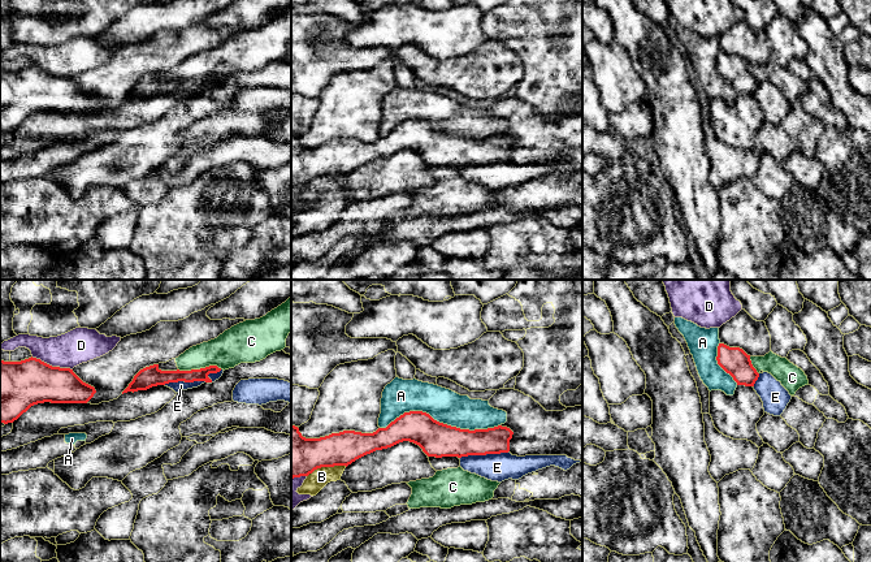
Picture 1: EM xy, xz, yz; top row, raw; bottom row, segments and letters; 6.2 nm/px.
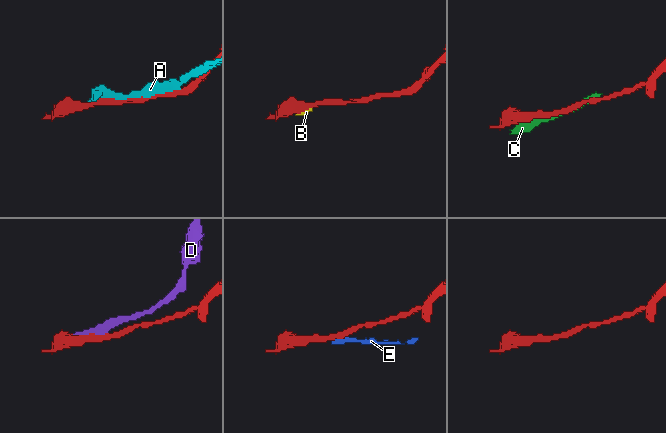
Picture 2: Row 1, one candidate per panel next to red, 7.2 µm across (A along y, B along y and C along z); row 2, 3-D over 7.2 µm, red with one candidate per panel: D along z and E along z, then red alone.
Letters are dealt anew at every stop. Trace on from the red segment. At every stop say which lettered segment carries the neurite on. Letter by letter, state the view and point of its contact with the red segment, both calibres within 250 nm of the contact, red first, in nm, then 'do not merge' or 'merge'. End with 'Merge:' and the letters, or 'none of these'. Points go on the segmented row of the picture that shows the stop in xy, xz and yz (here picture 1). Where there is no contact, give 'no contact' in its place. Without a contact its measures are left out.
A: xz (440, 423) | 220/200 nm | do not merge
B: xz (326, 466) | 280/120 nm | do not merge
C: xy (200, 368) | 90/220 nm | do not merge
D: xy (51, 366) | 300/220 nm | do not merge
E: xz (484, 454) | 190/180 nm | do not merge
Merge: none of these

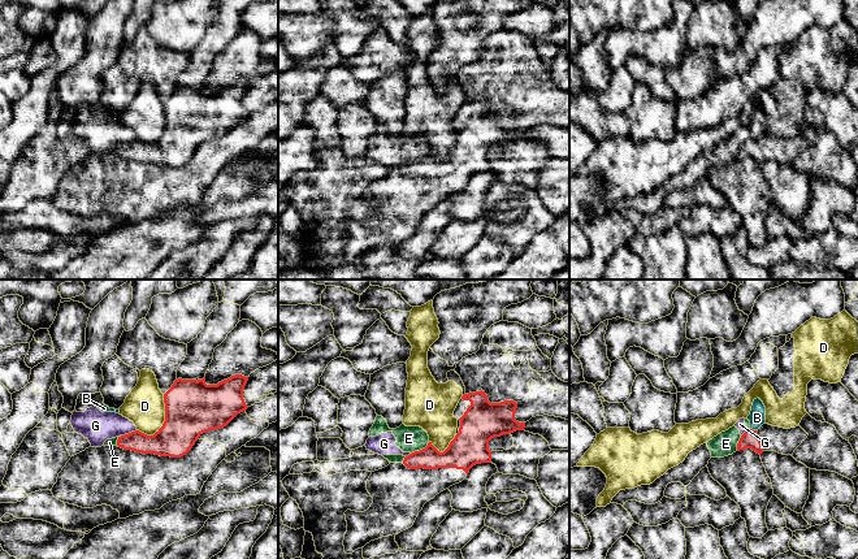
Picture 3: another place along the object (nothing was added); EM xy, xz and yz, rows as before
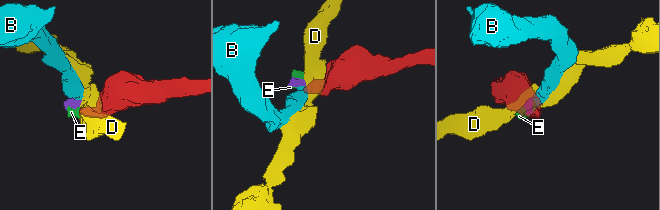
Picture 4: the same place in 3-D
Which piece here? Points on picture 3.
B: yz (752, 429) | 110/110 nm | do not merge
D: xy (164, 423) | 340/240 nm | do not merge
E: xz (420, 450) | 190/160 nm | do not merge
G: xy (129, 433) | 180/200 nm | do not merge
Merge: none of these

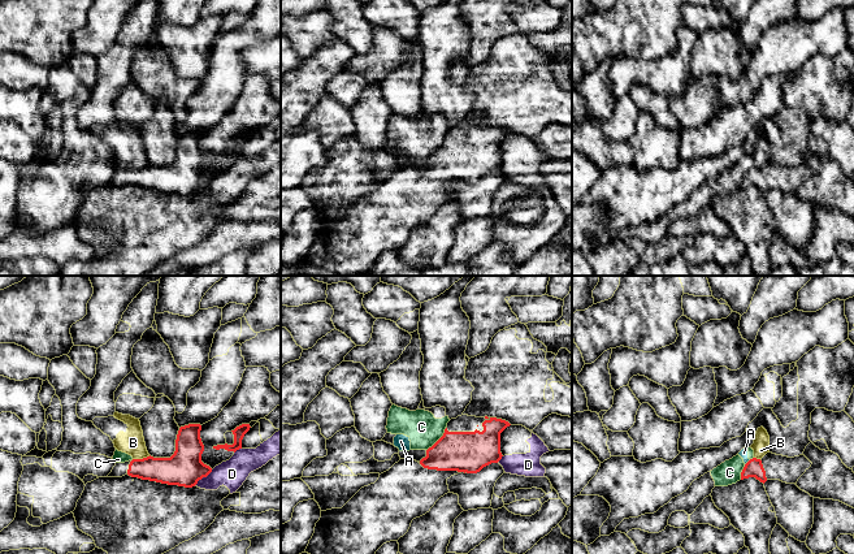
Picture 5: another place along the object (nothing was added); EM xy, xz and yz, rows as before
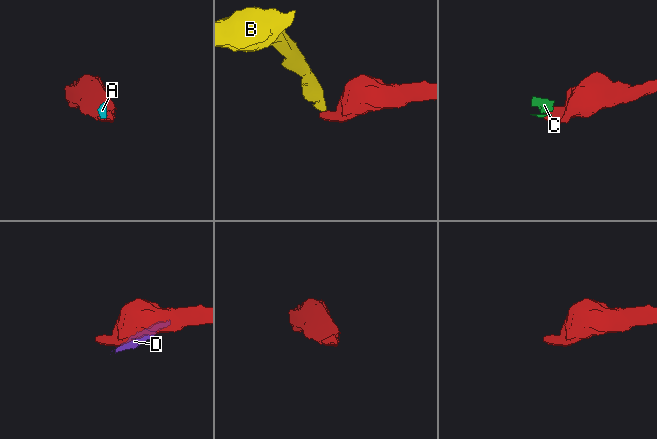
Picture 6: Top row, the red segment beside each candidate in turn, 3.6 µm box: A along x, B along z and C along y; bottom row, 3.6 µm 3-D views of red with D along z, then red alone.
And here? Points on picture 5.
A: yz (748, 462) | 110/60 nm | do not merge
B: xy (141, 459) | 190/140 nm | do not merge
C: xz (438, 440) | 260/200 nm | do not merge
D: xy (203, 476) | 220/180 nm | do not merge
Merge: none of these

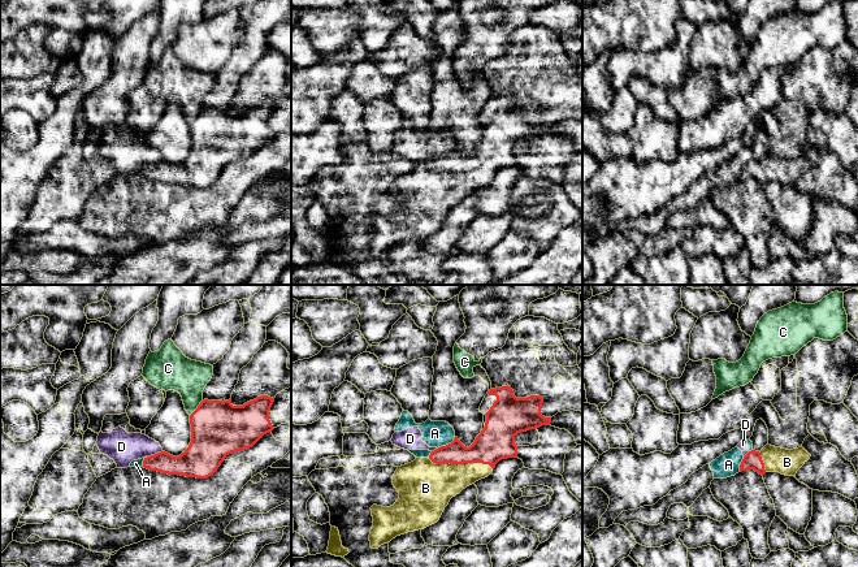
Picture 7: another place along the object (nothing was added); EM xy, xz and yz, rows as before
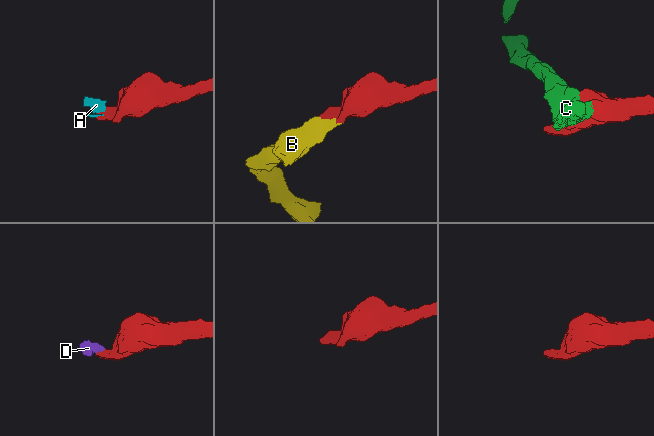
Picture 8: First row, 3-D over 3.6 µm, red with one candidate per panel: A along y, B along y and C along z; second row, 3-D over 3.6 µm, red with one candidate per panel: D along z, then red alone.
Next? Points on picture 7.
A: xz (446, 445) | 190/160 nm | do not merge
B: xz (460, 463) | 220/300 nm | merge
C: xy (198, 407) | 340/220 nm | do not merge
D: xy (155, 454) | 180/200 nm | do not merge
Merge: B

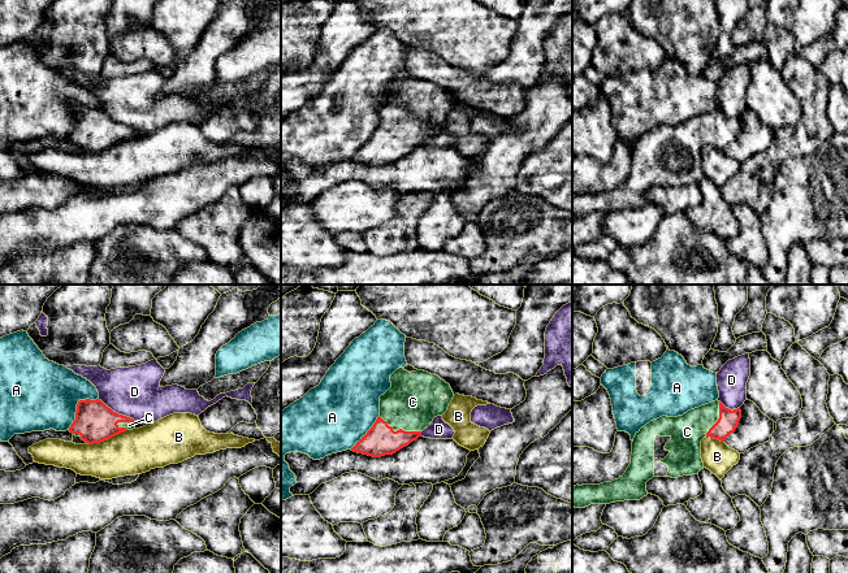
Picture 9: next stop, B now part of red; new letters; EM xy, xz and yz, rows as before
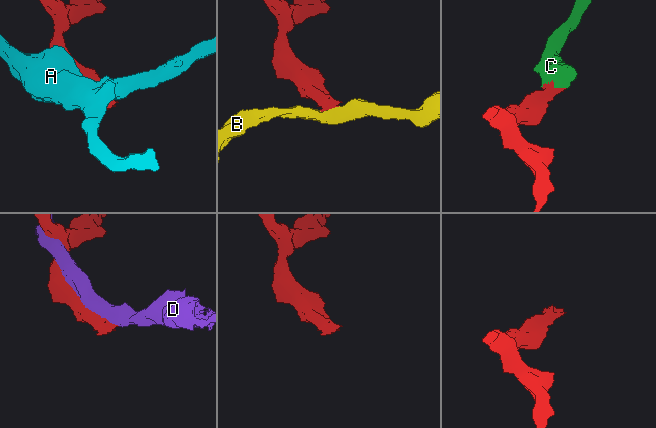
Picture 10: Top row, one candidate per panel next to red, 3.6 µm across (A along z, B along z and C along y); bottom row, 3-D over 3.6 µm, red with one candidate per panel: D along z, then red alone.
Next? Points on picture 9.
A: xy (77, 406) | 240/440 nm | do not merge
B: xy (107, 438) | 240/280 nm | do not merge
C: xz (399, 429) | 190/320 nm | merge
D: xy (115, 412) | 240/320 nm | do not merge
Merge: C

